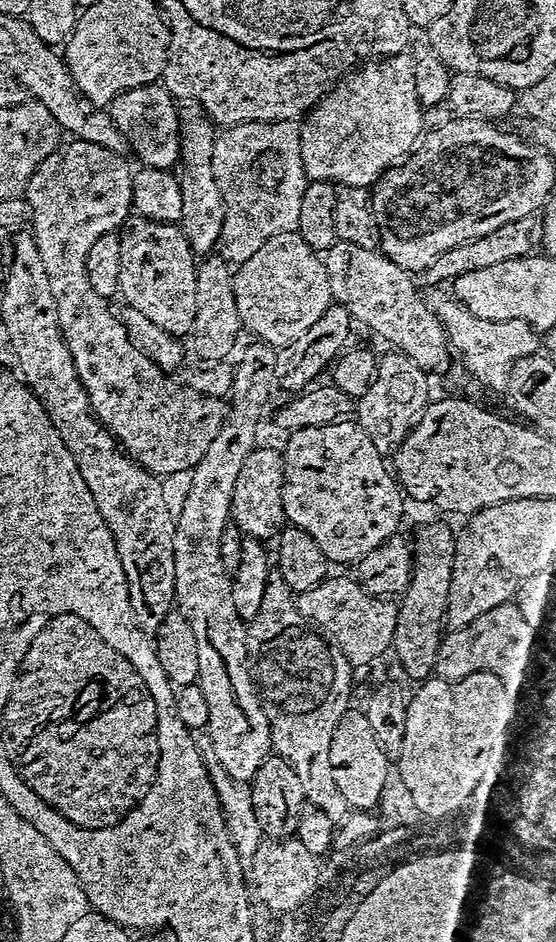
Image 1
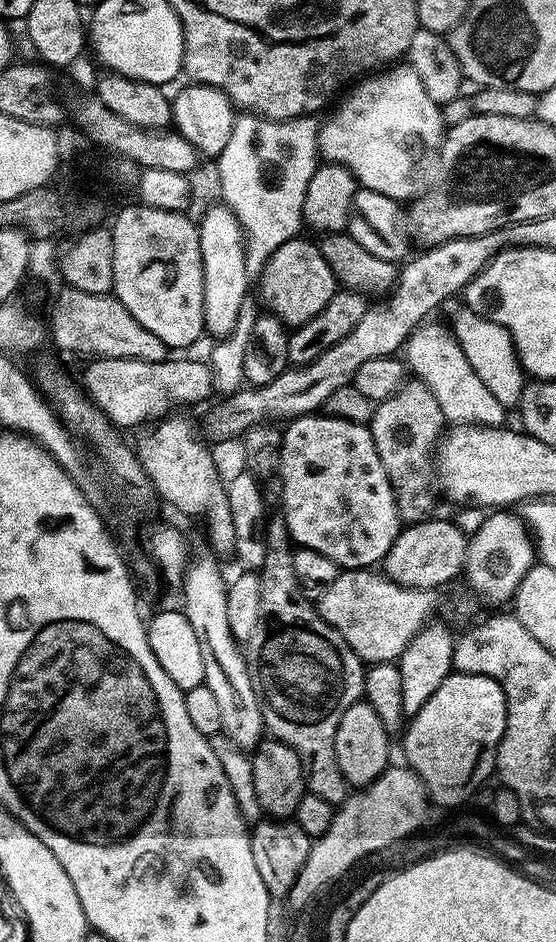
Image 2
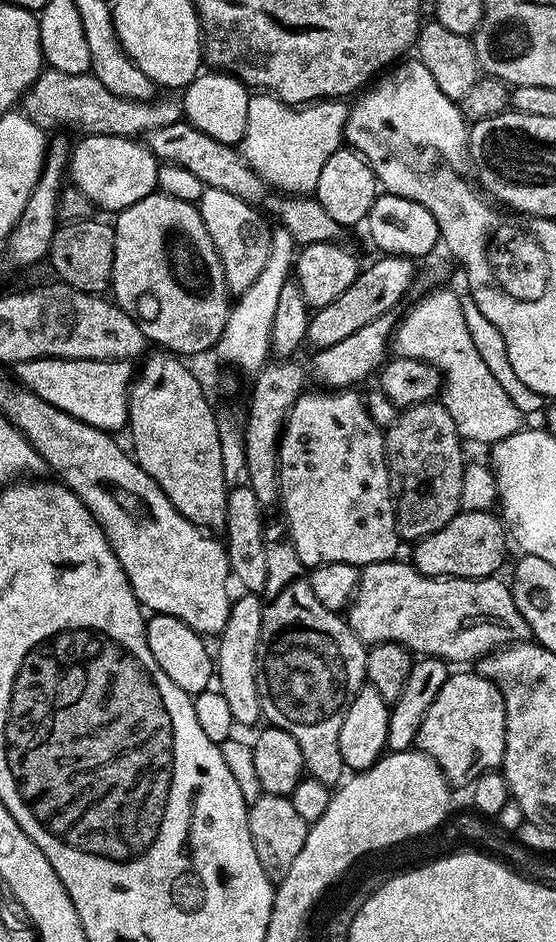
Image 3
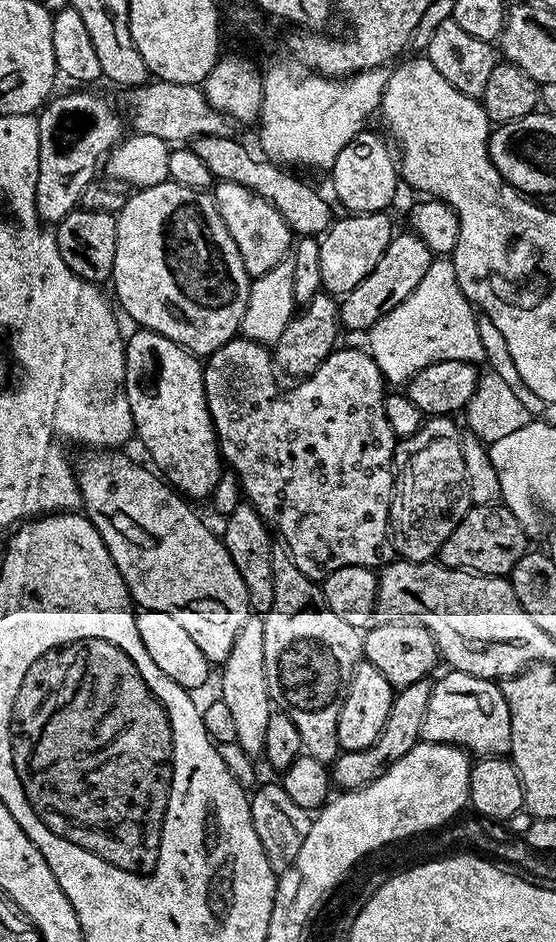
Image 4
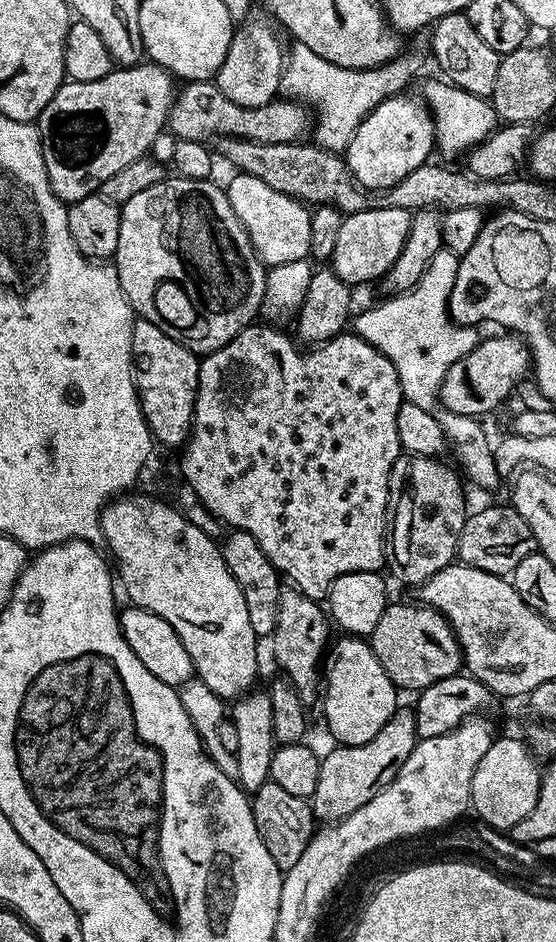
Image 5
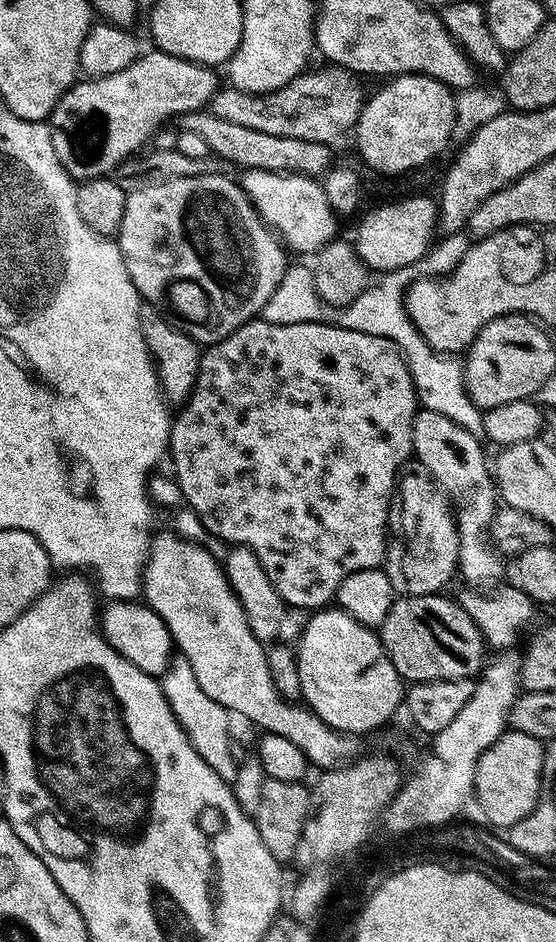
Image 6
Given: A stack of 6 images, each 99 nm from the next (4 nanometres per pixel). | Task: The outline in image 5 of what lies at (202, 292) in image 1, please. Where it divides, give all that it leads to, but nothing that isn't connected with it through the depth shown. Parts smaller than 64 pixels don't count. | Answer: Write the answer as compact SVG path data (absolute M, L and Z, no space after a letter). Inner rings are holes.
M236 172L233 177L226 184L226 204L248 231L248 237L260 261L266 266L282 266L282 262L308 260L312 218L309 205L266 186L262 178L254 178L245 172Z

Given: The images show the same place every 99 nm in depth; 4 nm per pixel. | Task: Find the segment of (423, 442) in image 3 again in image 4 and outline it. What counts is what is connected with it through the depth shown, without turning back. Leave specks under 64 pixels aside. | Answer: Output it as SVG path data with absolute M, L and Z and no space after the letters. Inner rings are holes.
M430 416L412 436L403 437L392 454L392 505L390 506L390 548L401 560L415 564L435 561L440 546L454 534L458 522L468 512L468 486L464 479L465 445L460 445L460 432L452 416Z

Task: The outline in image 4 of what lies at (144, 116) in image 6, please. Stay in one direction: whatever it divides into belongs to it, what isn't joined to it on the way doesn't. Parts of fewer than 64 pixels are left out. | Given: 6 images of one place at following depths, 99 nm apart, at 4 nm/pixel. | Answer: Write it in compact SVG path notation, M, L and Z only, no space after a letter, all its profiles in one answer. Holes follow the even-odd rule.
M76 90L65 96L57 95L45 103L39 113L36 125L40 131L38 142L38 182L36 183L36 212L41 221L59 222L77 211L82 192L88 184L97 179L96 167L101 167L102 158L122 140L120 120L112 113L112 108L100 96L95 96L92 90Z

